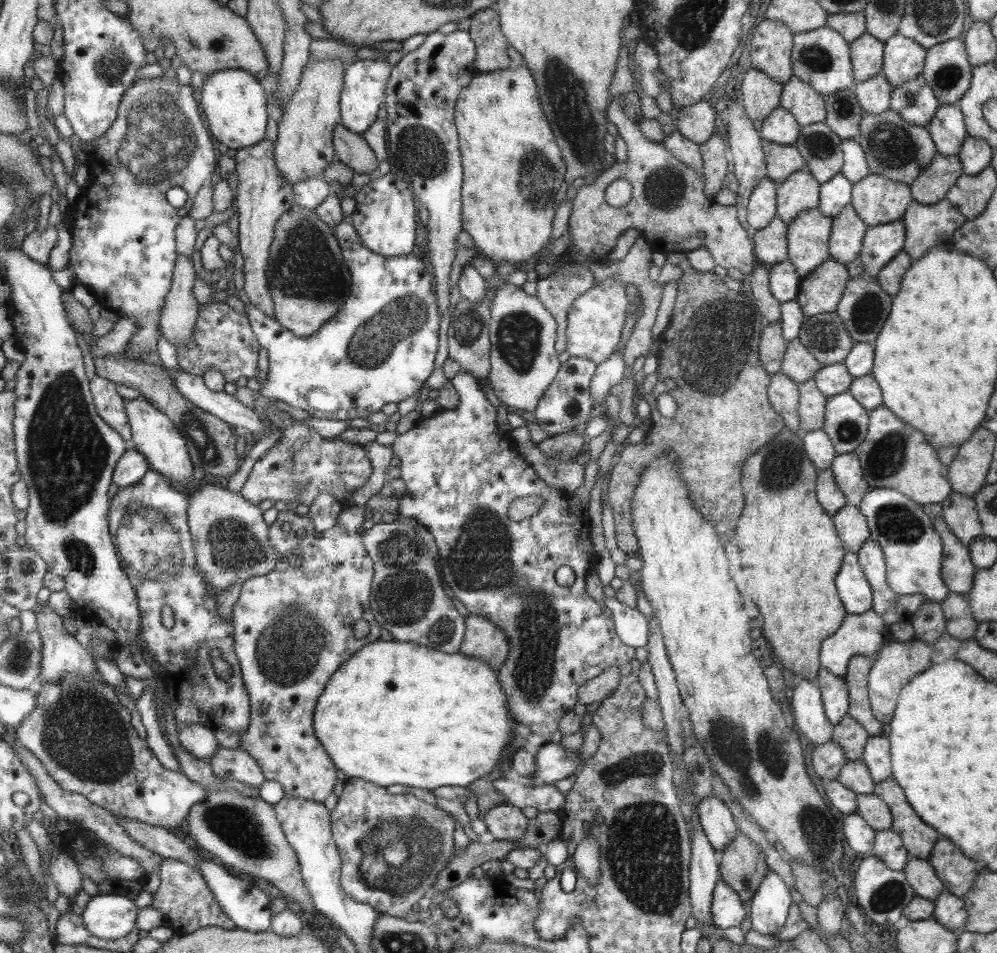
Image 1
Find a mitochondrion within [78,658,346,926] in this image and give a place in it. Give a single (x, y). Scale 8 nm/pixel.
(239, 827)

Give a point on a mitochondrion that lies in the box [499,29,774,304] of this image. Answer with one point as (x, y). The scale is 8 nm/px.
(566, 97)

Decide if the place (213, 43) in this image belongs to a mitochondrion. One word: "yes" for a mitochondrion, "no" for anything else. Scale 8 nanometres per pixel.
yes

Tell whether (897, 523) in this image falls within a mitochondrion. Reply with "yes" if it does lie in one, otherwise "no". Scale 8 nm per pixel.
yes

